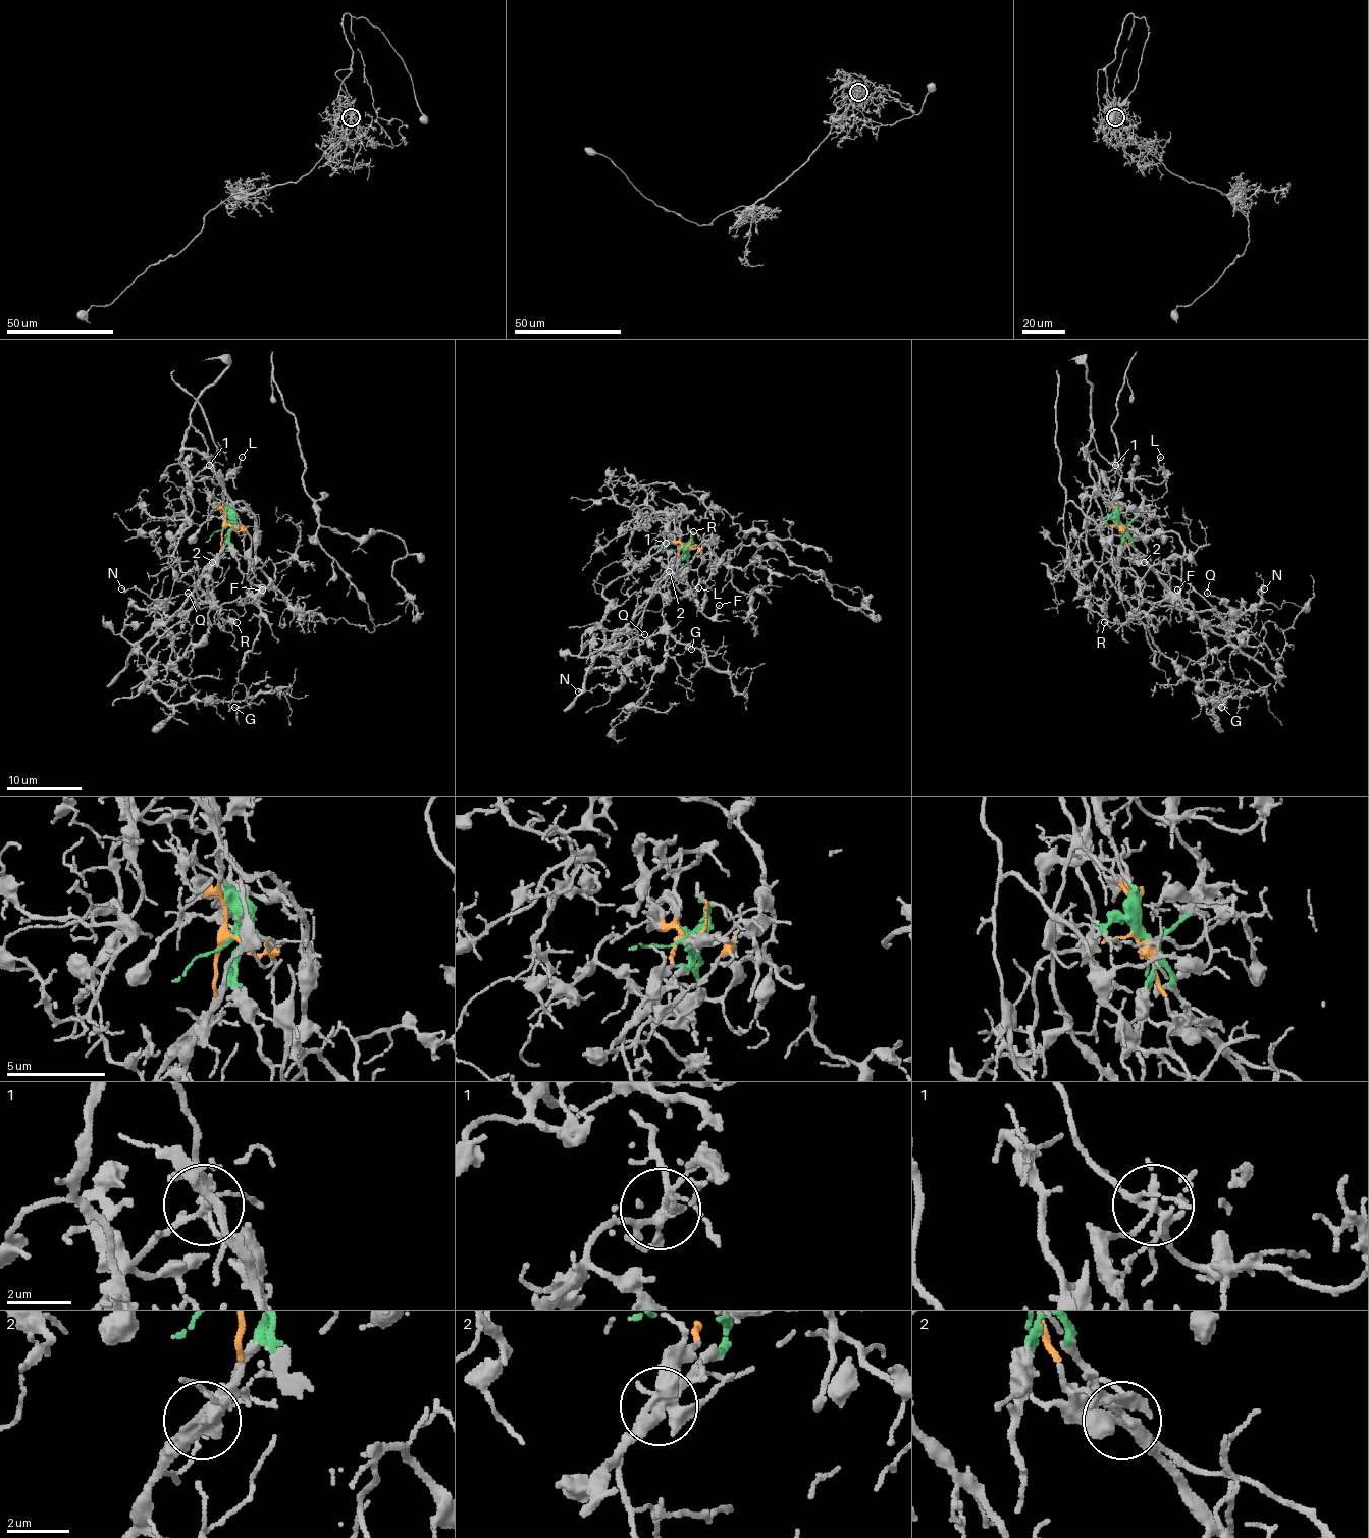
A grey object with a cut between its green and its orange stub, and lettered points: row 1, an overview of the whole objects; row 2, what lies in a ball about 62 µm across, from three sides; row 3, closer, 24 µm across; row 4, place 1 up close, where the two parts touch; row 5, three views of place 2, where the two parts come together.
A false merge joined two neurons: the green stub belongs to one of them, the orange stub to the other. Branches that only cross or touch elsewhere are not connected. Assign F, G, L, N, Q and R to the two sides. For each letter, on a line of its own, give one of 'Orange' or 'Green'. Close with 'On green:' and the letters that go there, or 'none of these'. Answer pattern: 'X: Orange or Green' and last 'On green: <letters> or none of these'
F: Orange
G: Orange
L: Orange
N: Orange
Q: Green
R: Orange
On green: Q

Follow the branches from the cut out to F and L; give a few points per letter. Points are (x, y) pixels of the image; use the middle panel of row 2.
F: (682, 547), (677, 521), (644, 508), (642, 528), (631, 508), (665, 513), (677, 579), (708, 617), (720, 606)
L: (682, 547), (673, 517), (644, 508), (639, 513), (660, 521), (667, 533), (652, 557), (682, 593), (699, 588)

